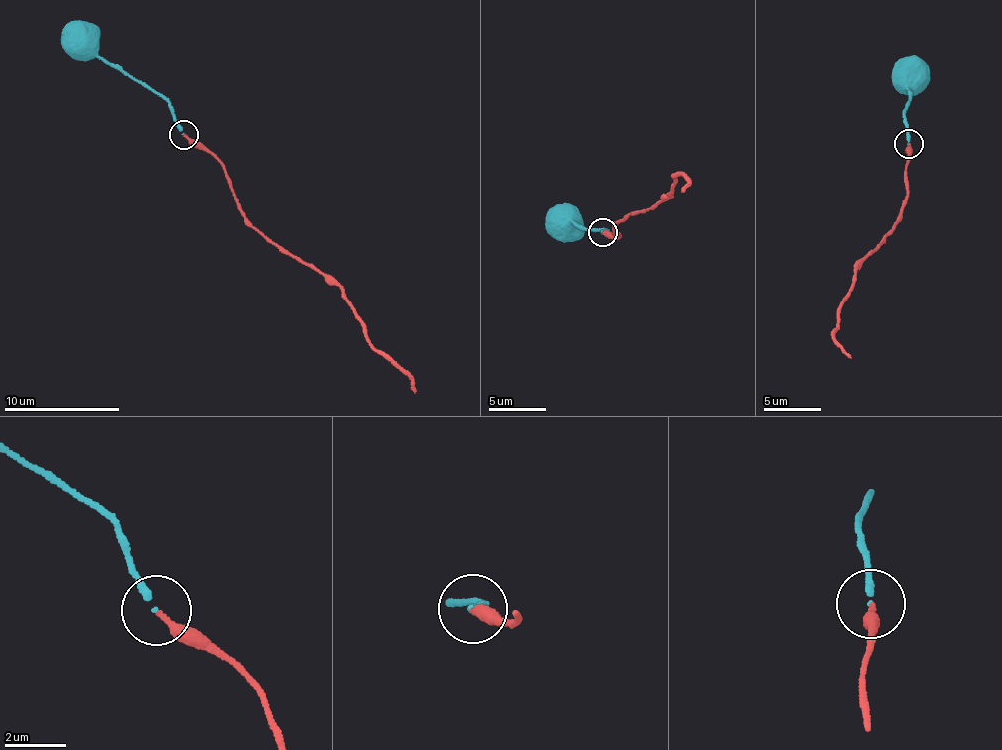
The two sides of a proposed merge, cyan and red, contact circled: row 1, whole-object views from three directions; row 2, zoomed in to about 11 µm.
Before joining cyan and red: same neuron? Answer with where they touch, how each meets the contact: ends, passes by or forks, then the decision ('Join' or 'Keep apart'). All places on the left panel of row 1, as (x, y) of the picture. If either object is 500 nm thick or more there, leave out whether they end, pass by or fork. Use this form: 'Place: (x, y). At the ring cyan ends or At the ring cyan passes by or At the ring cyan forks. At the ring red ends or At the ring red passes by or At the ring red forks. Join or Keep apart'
Place: (184, 134). At the ring cyan ends. At the ring red ends. Join

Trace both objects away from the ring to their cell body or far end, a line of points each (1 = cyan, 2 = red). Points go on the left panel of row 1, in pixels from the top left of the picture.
1: (184, 135), (170, 104), (97, 57), (81, 43)
2: (184, 135), (222, 165), (243, 217), (293, 256), (313, 264), (342, 291), (366, 340), (409, 377), (414, 393)

